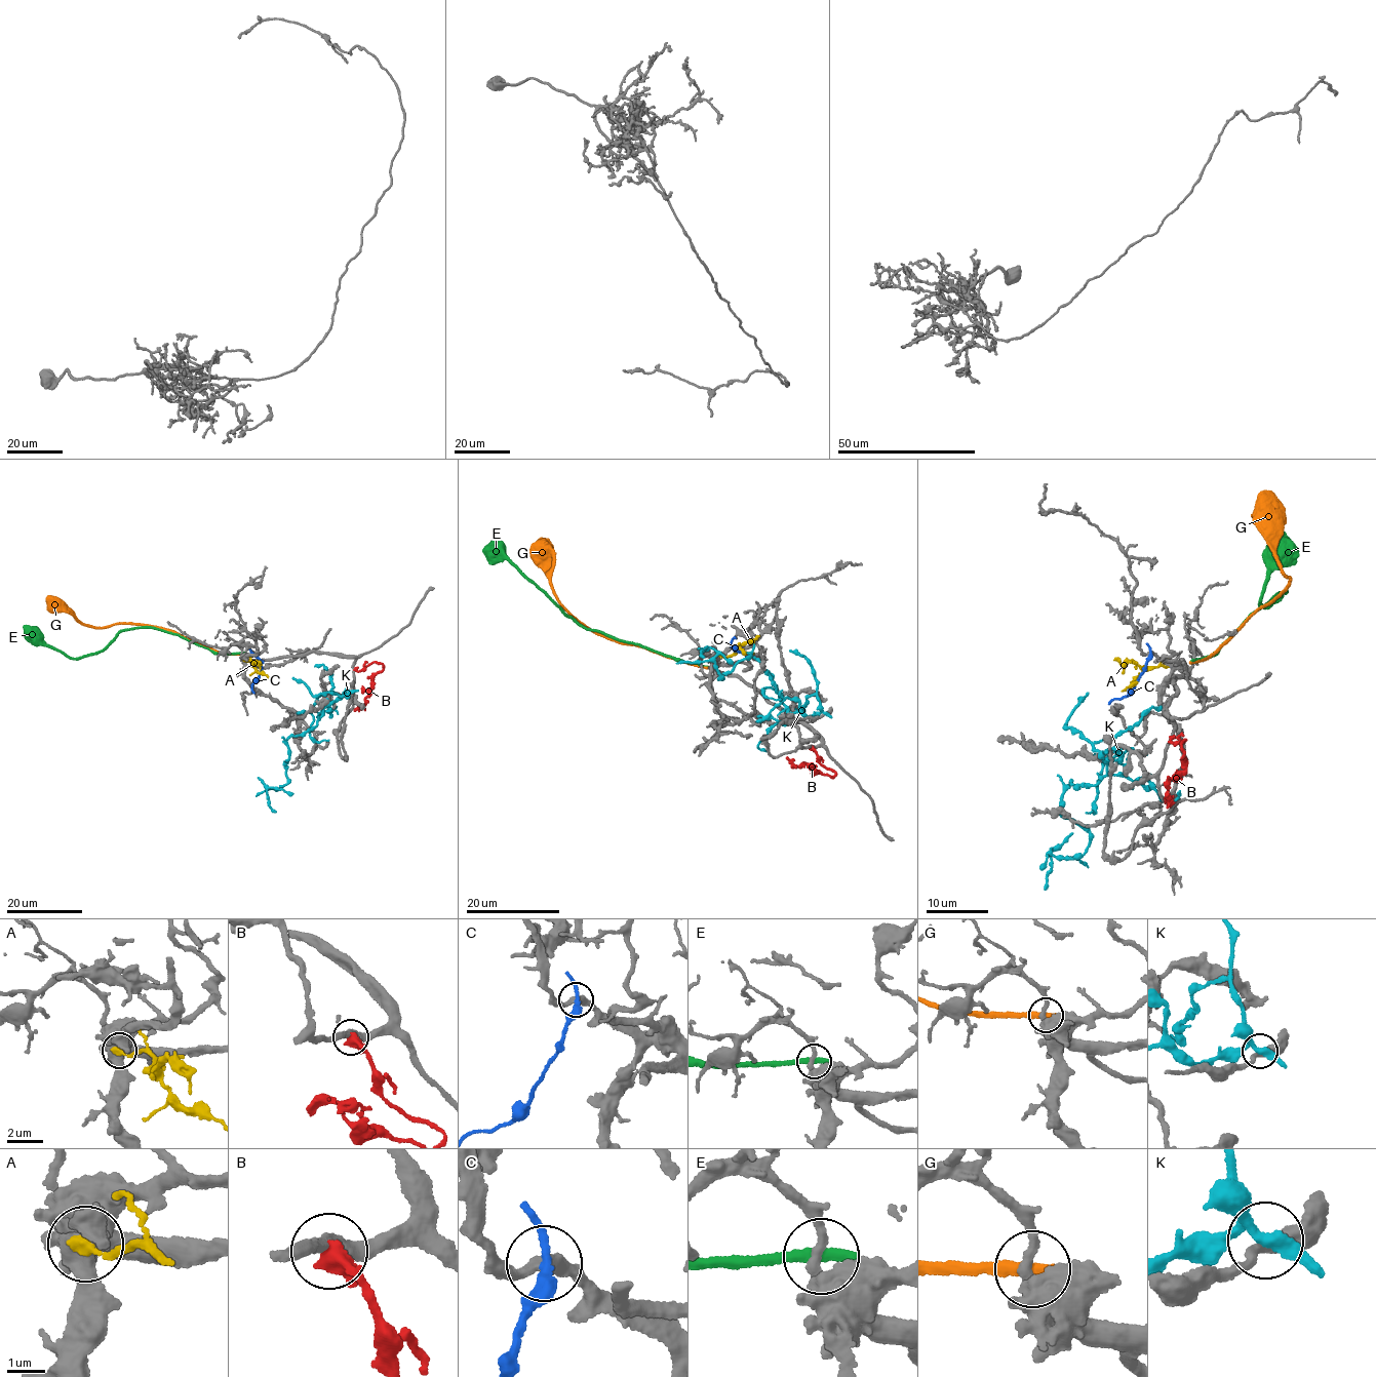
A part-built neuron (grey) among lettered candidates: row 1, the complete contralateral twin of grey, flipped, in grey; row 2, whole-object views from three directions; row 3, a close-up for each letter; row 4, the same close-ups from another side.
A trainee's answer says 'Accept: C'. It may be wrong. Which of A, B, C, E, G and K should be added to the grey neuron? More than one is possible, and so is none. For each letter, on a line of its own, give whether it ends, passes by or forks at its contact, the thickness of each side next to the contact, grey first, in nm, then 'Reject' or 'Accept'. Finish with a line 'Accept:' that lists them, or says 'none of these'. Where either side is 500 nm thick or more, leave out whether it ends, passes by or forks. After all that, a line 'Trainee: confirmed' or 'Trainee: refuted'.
A: It ends there. Thickness 460 nm (grey) against 260 nm. Reject
B: Thickness 280 nm (grey) against 500 nm. Reject
C: It passes by. Thickness 320 nm (grey) against 280 nm. Reject
E: It ends there. Thickness 240 nm (grey) against 380 nm. Reject
G: It passes by. Thickness 260 nm (grey) against 280 nm. Reject
K: It forks there. Thickness 220 nm (grey) against 320 nm. Reject
Accept: none of these
Trainee: refuted

